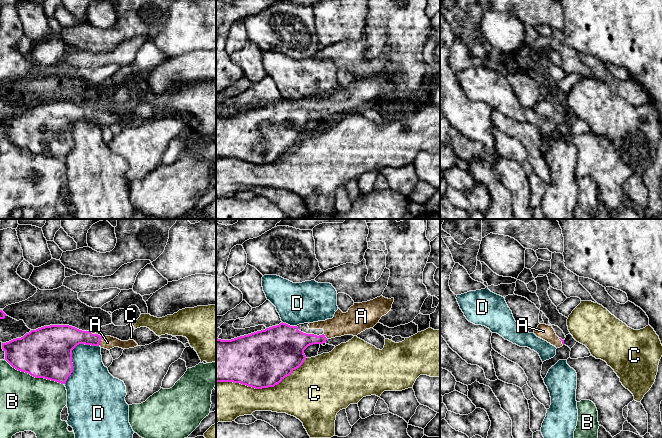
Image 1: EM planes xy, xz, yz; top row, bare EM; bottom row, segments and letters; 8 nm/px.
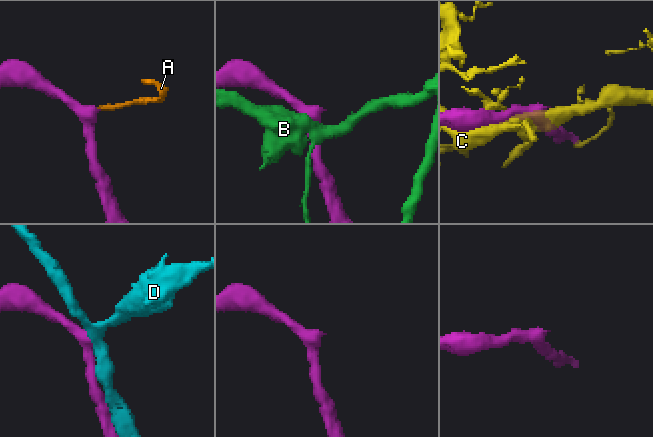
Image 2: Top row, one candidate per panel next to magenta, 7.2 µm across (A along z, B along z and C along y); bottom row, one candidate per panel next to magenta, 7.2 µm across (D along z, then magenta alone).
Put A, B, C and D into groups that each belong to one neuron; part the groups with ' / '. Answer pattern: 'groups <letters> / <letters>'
groups A / B / C / D

